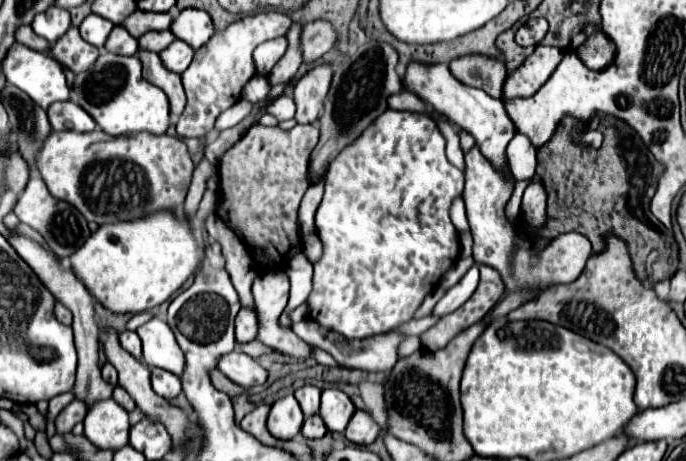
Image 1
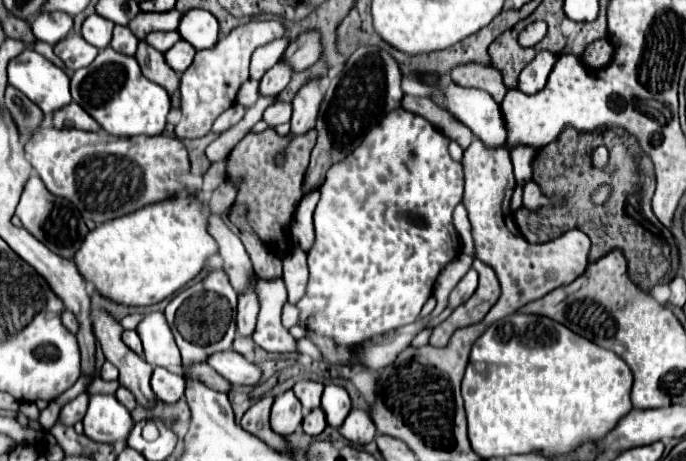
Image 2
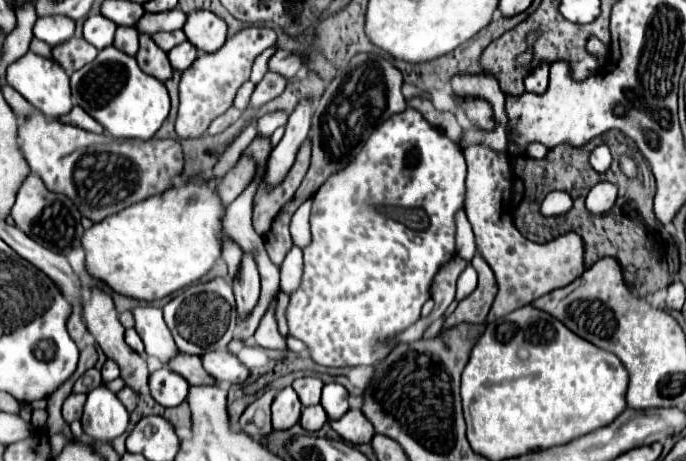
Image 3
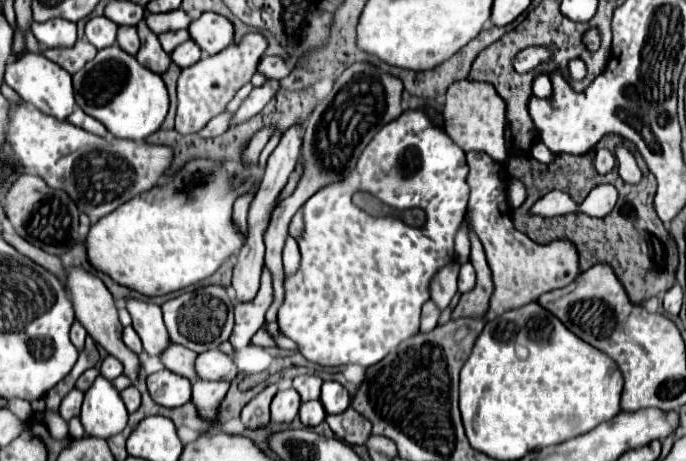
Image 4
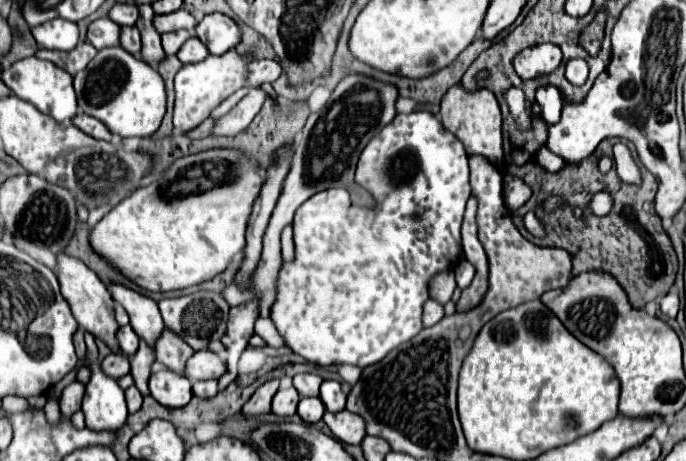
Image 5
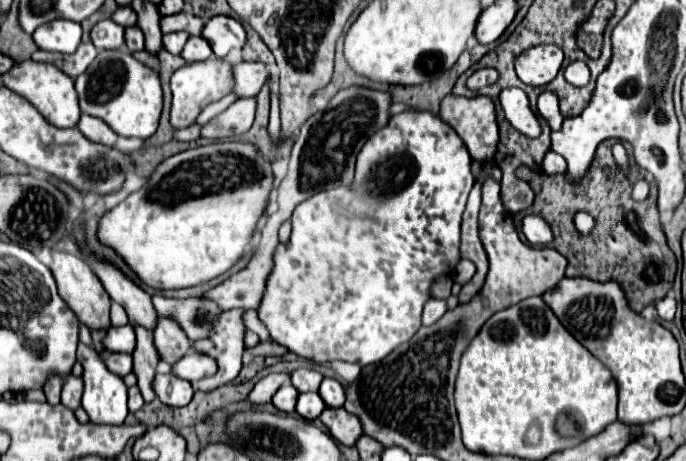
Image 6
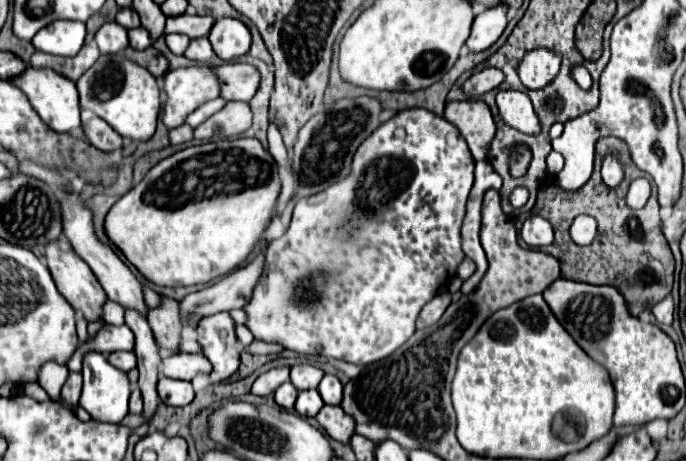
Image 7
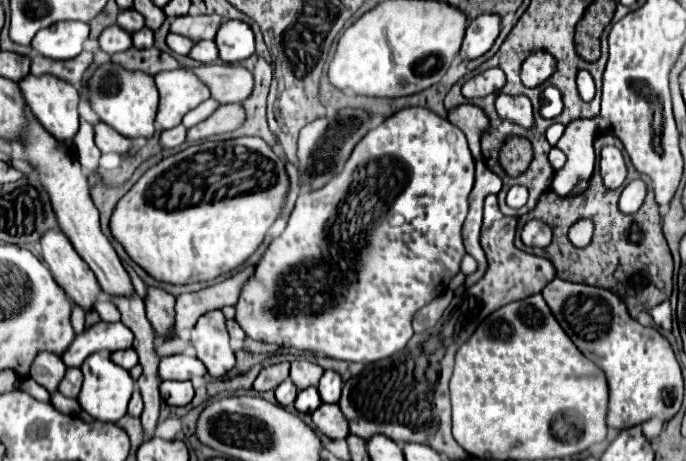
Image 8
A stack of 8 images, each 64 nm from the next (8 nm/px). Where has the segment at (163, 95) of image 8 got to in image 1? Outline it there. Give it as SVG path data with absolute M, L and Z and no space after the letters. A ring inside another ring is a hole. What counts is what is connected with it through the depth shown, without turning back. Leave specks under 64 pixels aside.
M262 12L230 24L220 34L216 32L210 44L196 50L190 68L186 68L186 72L182 74L182 84L188 102L176 124L176 132L180 138L202 138L214 128L216 118L238 102L244 84L254 76L252 50L266 40L284 36L290 24L290 18L282 12Z

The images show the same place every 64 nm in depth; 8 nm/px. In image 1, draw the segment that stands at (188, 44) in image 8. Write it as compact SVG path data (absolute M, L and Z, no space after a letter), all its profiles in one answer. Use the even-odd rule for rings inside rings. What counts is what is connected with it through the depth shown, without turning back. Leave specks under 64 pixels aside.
M166 30L166 32L146 32L146 36L138 38L138 44L140 44L140 48L152 50L152 52L162 52L174 40L176 40L176 36L170 30Z

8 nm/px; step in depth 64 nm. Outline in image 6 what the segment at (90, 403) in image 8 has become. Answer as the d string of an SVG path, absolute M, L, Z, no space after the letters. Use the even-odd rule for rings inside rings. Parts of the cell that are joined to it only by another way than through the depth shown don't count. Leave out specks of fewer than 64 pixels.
M78 344L78 362L84 366L84 396L82 396L82 408L88 412L90 422L96 424L122 424L128 416L128 388L122 380L122 376L116 376L110 372L102 360L102 356L92 348Z

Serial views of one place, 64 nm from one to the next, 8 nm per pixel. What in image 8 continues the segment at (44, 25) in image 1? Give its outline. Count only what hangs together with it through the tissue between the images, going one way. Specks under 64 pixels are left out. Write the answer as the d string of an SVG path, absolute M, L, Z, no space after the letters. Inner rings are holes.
M62 22L54 28L42 28L32 40L32 48L52 60L70 60L84 50L84 42L90 34L88 24Z

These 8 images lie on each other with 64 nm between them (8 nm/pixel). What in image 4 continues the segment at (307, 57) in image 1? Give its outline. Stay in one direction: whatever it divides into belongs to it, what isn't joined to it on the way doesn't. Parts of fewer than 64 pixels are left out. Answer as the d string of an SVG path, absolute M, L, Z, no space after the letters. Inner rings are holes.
M264 56L258 62L258 72L266 78L266 80L282 80L284 76L288 76L288 66L284 64L282 58L278 56Z

